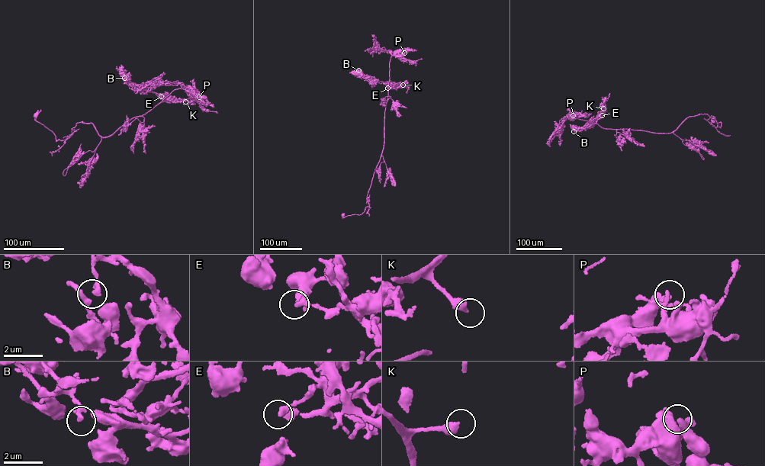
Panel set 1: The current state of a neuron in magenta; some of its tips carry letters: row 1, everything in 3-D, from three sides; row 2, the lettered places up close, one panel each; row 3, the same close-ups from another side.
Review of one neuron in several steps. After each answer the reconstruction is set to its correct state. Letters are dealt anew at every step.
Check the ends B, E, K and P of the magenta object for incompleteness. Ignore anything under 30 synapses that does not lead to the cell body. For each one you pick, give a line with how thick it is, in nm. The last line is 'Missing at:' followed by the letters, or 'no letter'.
K: 440 nm
Missing at: K

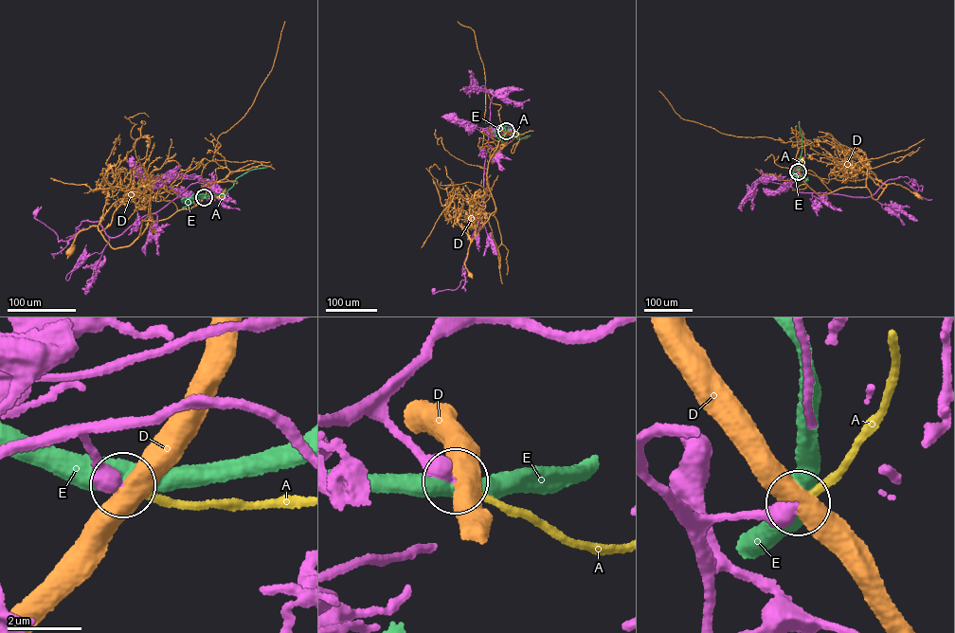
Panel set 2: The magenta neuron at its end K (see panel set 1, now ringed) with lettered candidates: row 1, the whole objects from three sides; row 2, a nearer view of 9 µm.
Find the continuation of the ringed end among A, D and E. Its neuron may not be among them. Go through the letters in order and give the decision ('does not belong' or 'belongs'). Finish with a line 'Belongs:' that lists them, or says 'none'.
A: belongs
D: does not belong
E: does not belong
Belongs: A

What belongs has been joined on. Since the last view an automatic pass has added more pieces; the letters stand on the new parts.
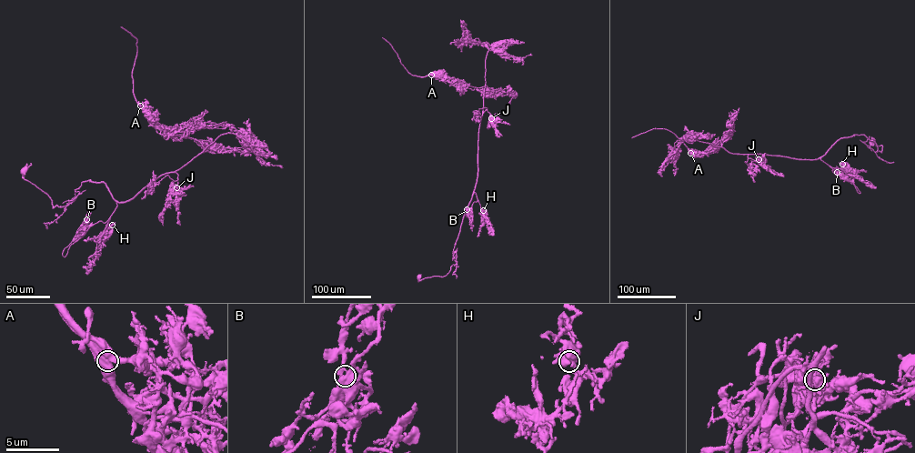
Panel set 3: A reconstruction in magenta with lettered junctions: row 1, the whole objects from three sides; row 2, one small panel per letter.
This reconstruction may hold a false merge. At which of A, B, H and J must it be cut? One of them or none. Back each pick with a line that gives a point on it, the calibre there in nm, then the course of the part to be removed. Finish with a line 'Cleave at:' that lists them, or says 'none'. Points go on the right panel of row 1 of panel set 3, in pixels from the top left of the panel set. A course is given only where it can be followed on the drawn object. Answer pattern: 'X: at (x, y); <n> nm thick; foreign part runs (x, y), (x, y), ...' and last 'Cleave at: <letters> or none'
A: at (690, 153); 550 nm thick; foreign part runs (690, 153), (674, 134), (665, 128), (652, 128), (631, 137)
Cleave at: A

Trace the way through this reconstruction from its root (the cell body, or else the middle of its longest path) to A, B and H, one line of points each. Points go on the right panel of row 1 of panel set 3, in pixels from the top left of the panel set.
A: (871, 143), (861, 134), (842, 137), (812, 159), (733, 154), (720, 140), (690, 153)
B: (871, 143), (882, 145), (881, 151), (862, 135), (838, 140), (820, 159), (836, 175), (843, 174), (837, 172)
H: (871, 143), (882, 145), (881, 151), (864, 135), (842, 137), (820, 158), (843, 170), (842, 164)

